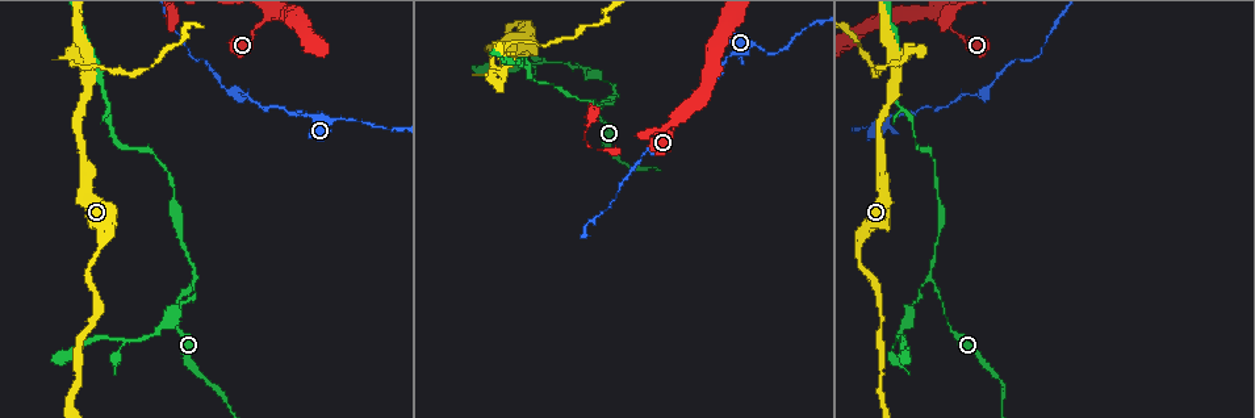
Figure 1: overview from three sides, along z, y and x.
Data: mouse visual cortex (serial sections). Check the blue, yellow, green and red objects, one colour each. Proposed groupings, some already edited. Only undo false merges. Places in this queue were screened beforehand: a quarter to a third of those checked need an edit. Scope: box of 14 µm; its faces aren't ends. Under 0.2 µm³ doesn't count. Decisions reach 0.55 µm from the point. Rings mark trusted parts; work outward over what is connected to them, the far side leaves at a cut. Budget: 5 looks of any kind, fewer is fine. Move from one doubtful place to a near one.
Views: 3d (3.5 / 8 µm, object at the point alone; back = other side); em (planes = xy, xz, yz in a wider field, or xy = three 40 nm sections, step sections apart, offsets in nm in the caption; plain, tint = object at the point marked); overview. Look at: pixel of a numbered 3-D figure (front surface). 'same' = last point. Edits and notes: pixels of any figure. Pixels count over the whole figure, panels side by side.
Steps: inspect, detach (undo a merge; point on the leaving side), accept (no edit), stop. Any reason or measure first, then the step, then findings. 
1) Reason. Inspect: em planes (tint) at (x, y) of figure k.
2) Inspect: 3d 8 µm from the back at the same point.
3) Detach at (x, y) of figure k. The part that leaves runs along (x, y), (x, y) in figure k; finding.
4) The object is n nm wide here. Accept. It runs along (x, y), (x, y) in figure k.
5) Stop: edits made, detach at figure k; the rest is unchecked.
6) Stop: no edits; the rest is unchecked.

Thin neck. Inspect: 3d 8 µm at (897, 56) of figure 1.

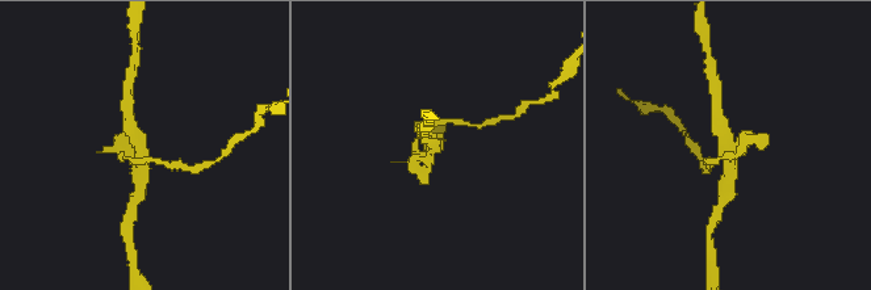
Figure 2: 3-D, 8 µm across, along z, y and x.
Inspect: em xy step 2 (tint) at (729, 148) of figure 2.

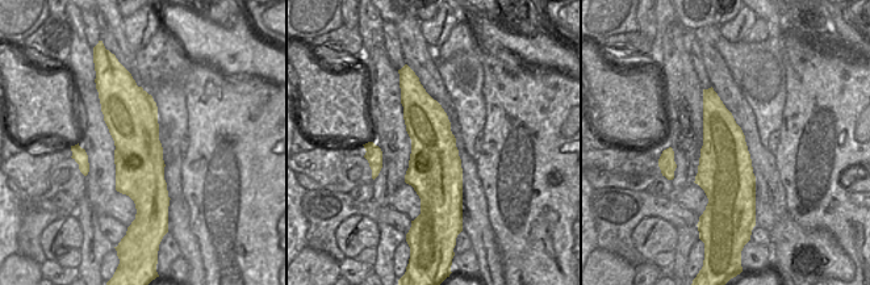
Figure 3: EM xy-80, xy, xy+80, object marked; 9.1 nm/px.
Detach at (411, 162) of figure 2. A second cell is stuck on.

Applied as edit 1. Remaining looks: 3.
See it whole again. Inspect: overview.

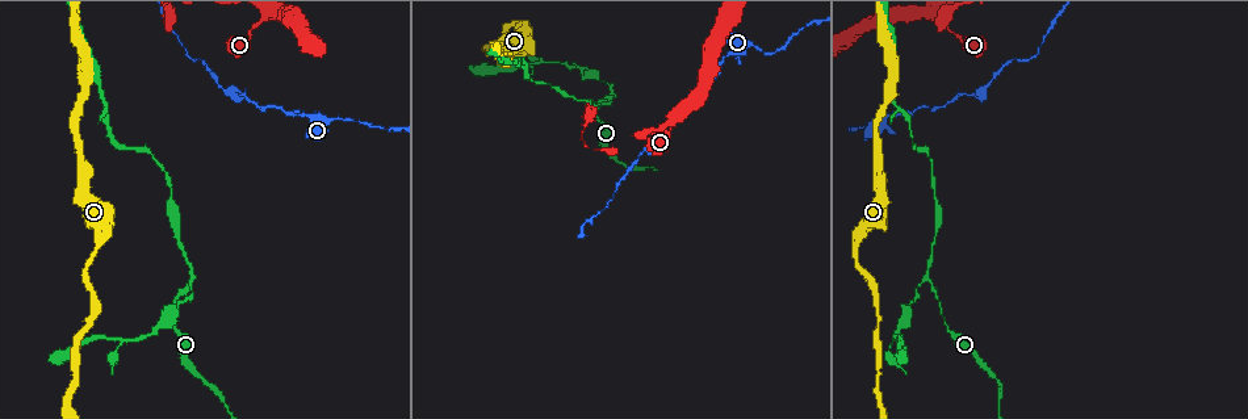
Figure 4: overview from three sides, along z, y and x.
A fork. Inspect: 3d 3.5 µm at (194, 277) of figure 4.

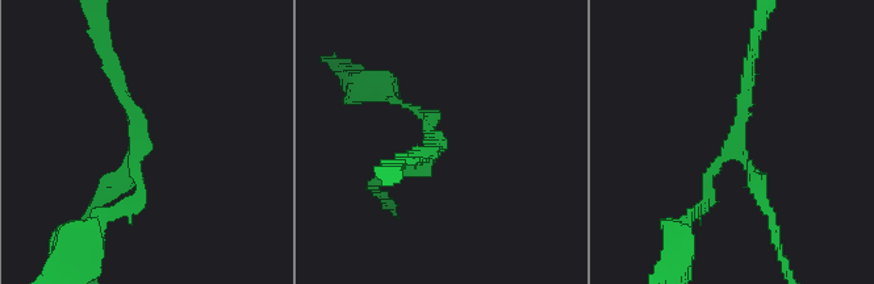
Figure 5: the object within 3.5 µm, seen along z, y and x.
3 arms meet here; the arms are 150, 150, 150 nm wide; now the EM. Inspect: em xy step 3 (tint) at (138, 146) of figure 5.

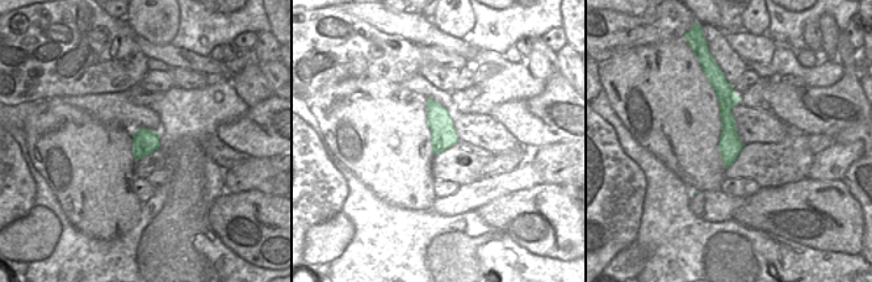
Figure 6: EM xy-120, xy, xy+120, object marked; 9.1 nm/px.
Accept. It runs along (384, 178), (433, 154), (433, 117), (408, 108) in figure 5; all the same cell.

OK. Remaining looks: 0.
Stop: edits made, detach at figure 2; the rest is unchecked.

